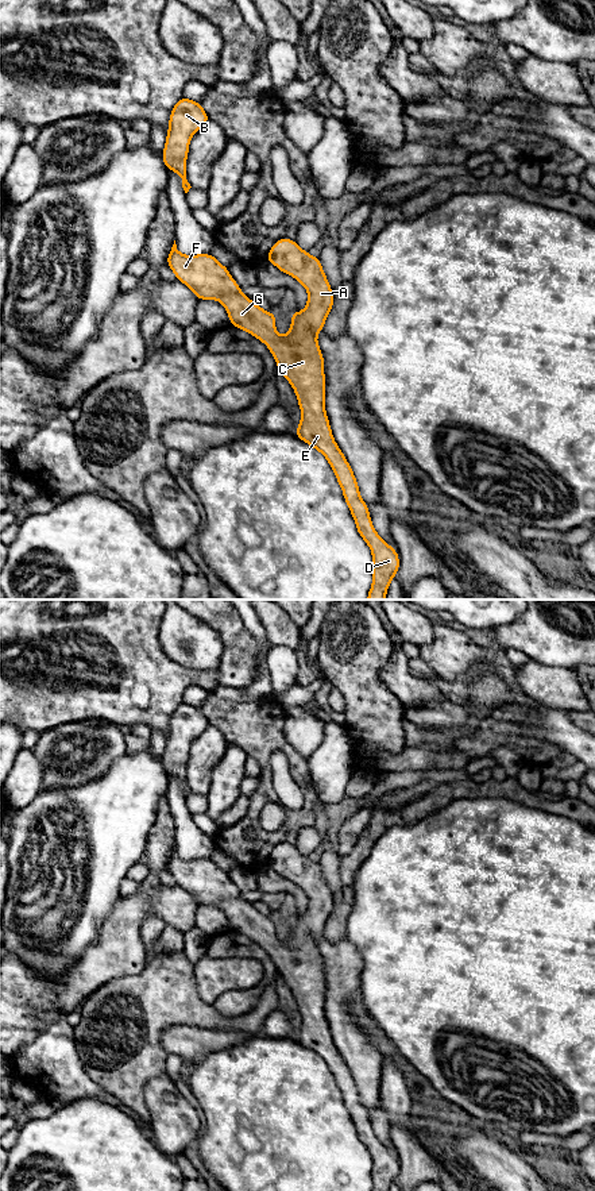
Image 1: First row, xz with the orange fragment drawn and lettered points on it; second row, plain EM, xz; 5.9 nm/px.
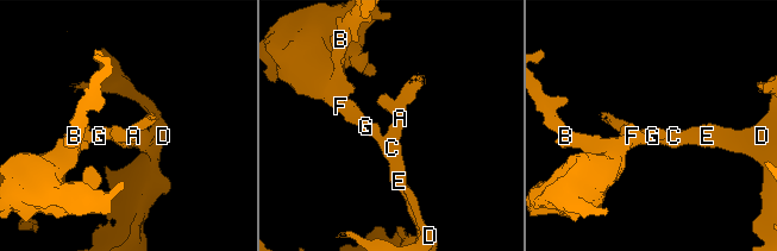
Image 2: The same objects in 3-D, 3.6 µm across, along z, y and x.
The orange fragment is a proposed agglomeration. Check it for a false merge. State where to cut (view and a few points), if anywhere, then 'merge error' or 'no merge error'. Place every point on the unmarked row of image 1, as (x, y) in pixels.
cut none; no merge error

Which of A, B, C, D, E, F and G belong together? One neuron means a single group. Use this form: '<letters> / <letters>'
A B C D E F G

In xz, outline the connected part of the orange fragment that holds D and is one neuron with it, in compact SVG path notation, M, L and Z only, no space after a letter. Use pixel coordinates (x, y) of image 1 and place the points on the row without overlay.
M293 844L277 845L267 867L294 882L308 895L304 916L291 917L291 932L285 941L275 934L275 918L267 917L246 902L228 876L212 859L183 860L175 845L167 862L167 871L198 905L220 906L229 929L247 936L264 948L278 970L278 978L293 991L302 1024L295 1040L314 1052L329 1067L356 1134L372 1157L372 1190L389 1191L399 1173L397 1155L375 1136L367 1109L362 1105L353 1076L336 1049L325 1017L324 961L317 938L333 911L332 893L318 862L304 856Z

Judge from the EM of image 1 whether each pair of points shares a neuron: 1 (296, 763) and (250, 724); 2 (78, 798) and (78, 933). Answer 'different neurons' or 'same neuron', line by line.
1: same neuron
2: same neuron

